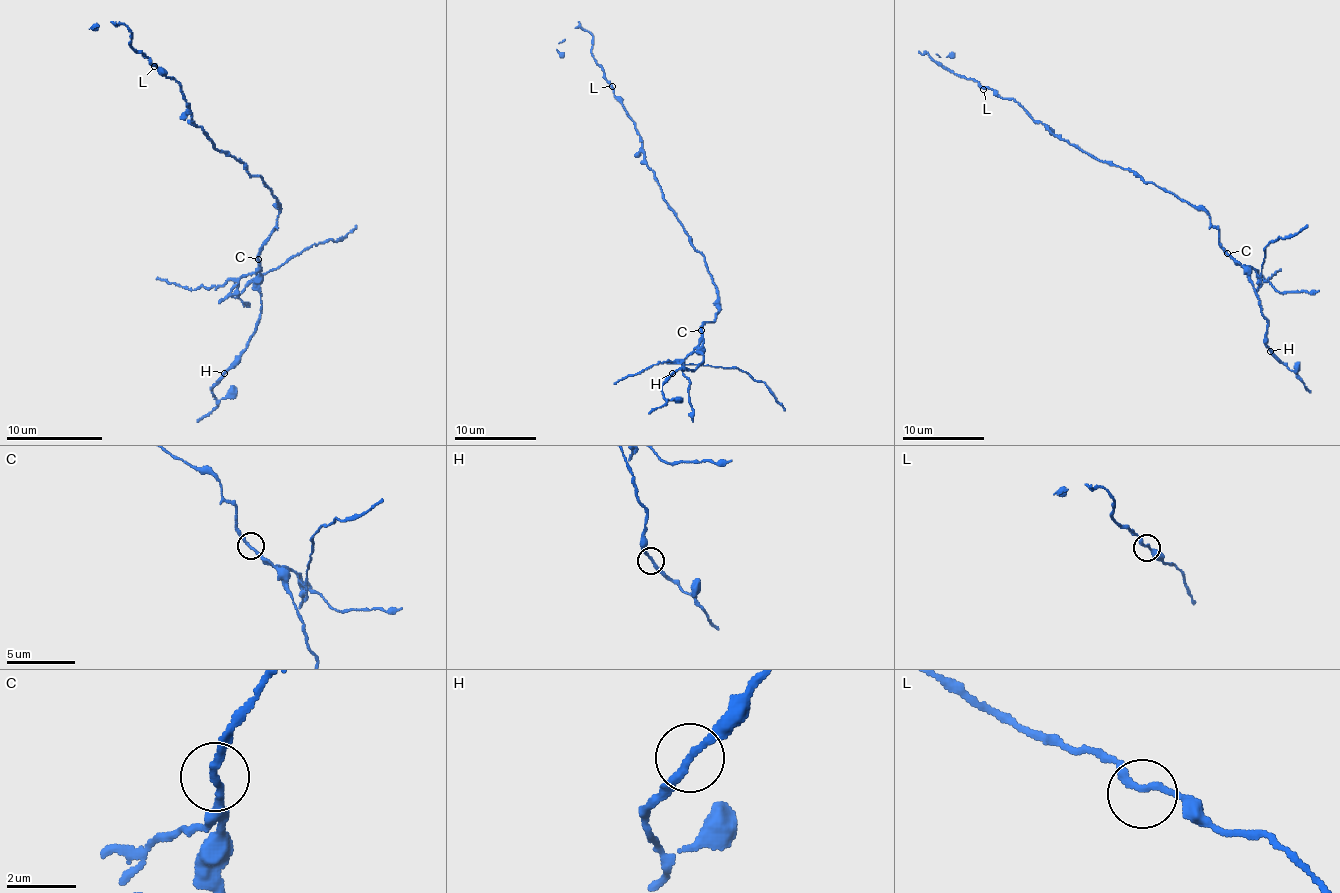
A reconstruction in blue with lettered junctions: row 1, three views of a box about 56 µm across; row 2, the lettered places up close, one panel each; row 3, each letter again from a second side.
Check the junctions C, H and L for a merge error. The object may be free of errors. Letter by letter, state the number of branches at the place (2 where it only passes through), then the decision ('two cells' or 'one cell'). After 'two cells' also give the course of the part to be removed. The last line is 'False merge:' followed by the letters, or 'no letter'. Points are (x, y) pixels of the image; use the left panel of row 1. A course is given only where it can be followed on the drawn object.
C: 2 branches meet; two cells; foreign part runs (257, 258), (257, 270), (248, 272), (238, 282), (240, 292), (300, 253), (343, 239), (355, 224)
H: 2 branches meet; one cell
L: 2 branches meet; one cell
False merge: C

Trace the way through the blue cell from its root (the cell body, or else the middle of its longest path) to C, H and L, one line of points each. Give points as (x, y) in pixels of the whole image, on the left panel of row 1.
C: (243, 165), (250, 174), (257, 174), (264, 181), (276, 198), (279, 210), (276, 227), (257, 258)
H: (243, 165), (272, 191), (279, 213), (276, 227), (260, 253), (260, 318), (245, 351), (224, 373)
L: (243, 165), (231, 155), (221, 153), (205, 136), (205, 131), (193, 119), (181, 86), (154, 66)

